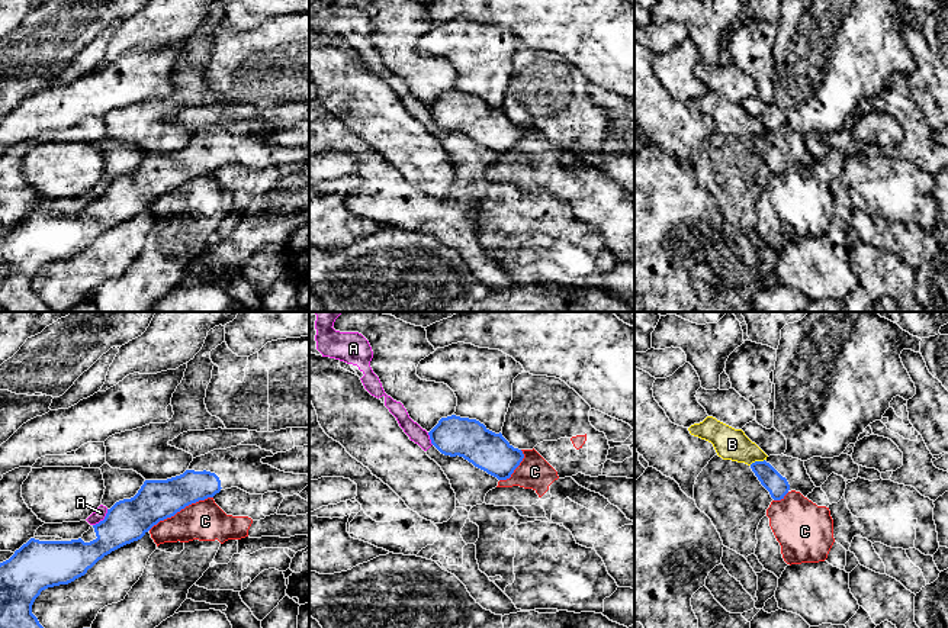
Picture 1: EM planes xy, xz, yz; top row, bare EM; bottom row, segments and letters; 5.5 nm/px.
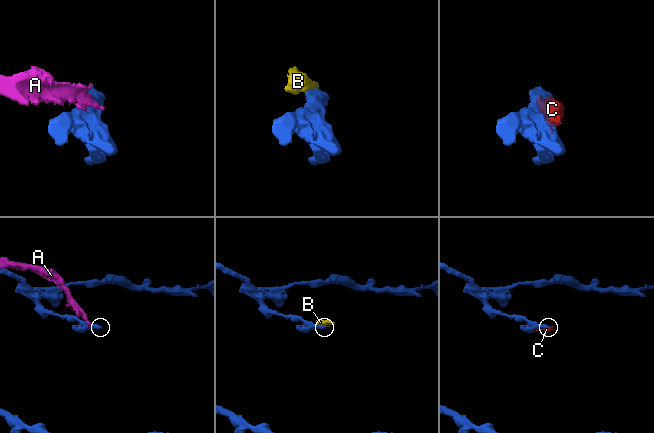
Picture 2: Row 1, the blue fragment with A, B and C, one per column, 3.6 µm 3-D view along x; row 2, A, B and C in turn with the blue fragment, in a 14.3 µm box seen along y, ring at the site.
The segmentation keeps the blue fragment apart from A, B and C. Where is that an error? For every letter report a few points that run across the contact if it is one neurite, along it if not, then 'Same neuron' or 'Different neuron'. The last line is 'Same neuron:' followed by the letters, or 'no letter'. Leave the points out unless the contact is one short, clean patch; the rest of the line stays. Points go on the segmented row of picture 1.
A: Different neuron
B: Line: yz (764, 459), (749, 464). Different neuron
C: Different neuron
Same neuron: no letter

